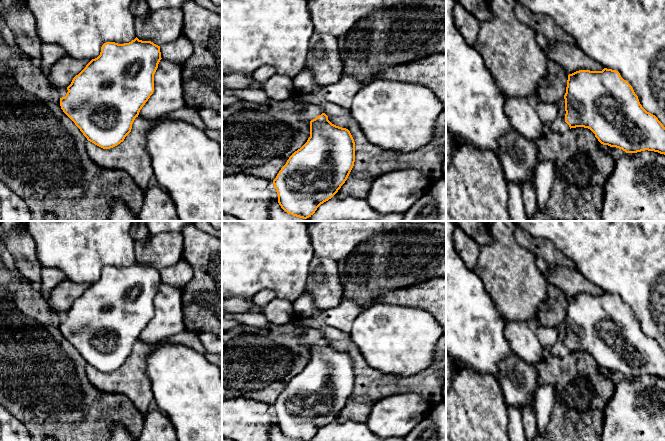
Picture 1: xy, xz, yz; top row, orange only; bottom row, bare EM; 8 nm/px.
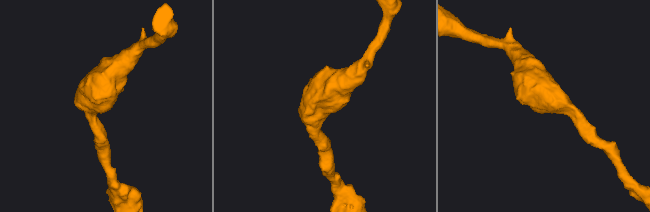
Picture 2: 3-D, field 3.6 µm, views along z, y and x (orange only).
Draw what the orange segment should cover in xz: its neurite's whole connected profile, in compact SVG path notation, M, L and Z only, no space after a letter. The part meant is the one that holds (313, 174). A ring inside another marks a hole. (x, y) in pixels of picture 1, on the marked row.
M322 113L310 121L310 137L307 142L289 157L273 180L279 205L285 212L293 216L303 219L311 217L321 204L331 199L338 192L347 180L354 162L355 142L350 131L332 124L328 120L328 116Z

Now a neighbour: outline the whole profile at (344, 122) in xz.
M328 116L328 120L336 126L348 129L355 142L354 166L336 193L340 198L365 198L376 178L396 170L417 169L428 179L430 186L444 174L442 164L446 159L446 129L441 139L405 153L384 151L369 142L354 119Z

